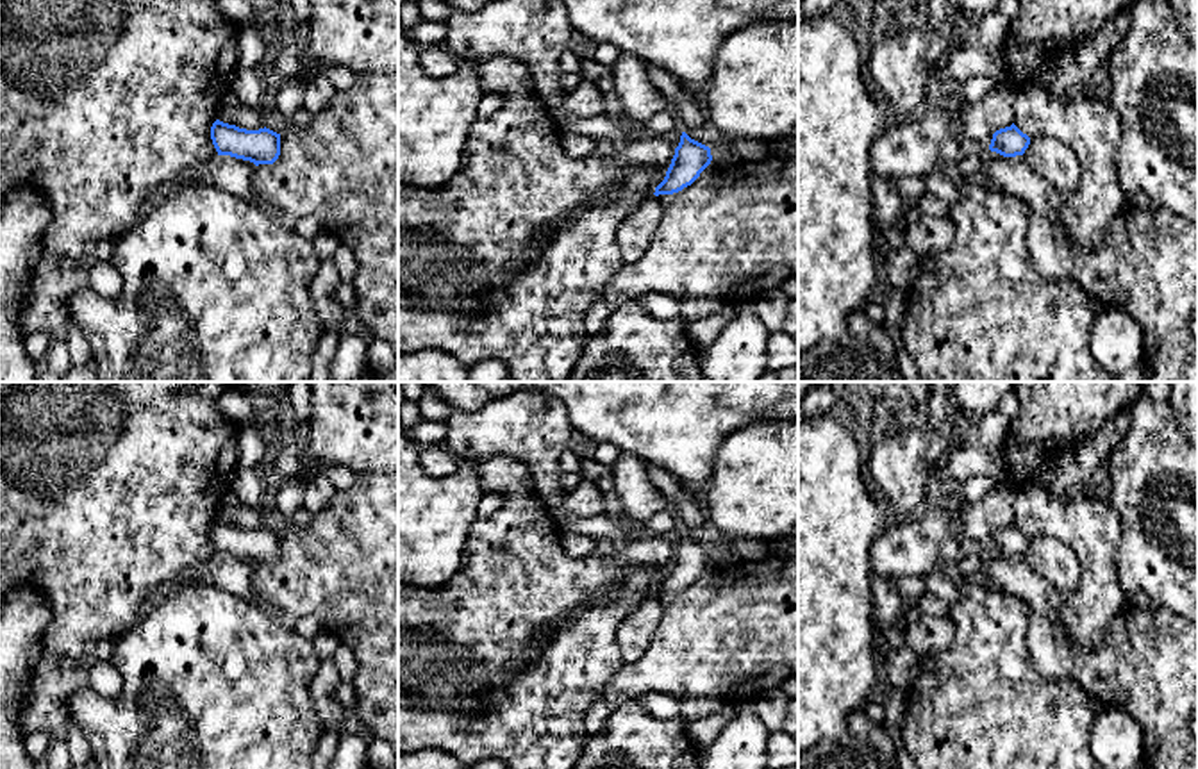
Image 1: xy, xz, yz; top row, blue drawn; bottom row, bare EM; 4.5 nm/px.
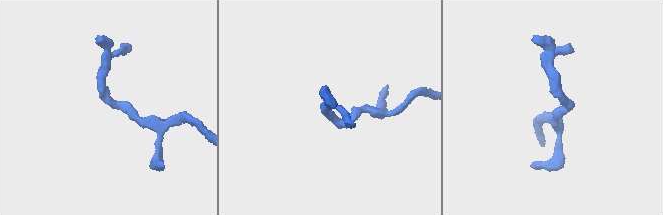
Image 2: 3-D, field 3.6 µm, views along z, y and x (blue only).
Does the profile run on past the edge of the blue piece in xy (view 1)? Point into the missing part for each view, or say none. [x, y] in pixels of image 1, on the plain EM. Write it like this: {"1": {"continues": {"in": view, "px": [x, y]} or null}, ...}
{"1": {"continues": null}}

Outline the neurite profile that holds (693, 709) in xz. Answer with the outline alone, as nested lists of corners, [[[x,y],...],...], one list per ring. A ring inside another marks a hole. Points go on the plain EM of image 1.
[[[686,698],[680,703],[682,719],[686,723],[700,721],[720,712],[727,701],[716,698]]]

